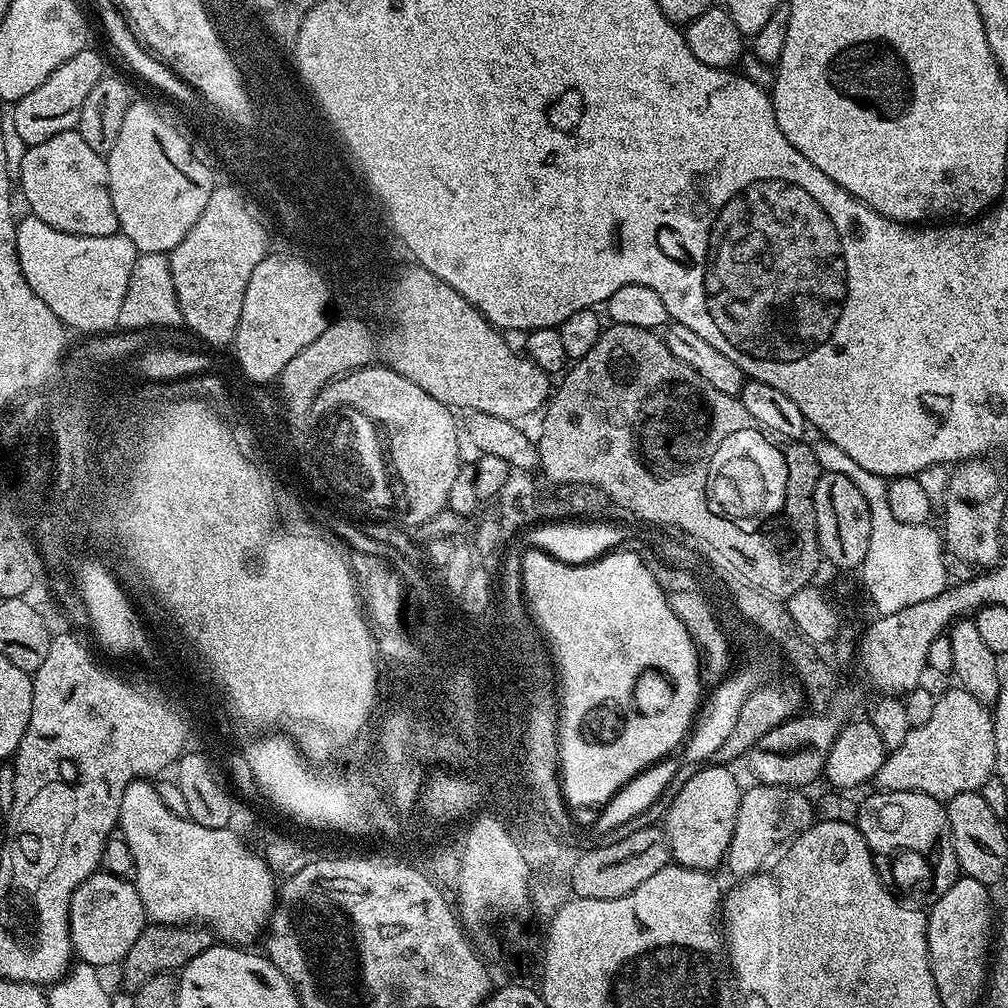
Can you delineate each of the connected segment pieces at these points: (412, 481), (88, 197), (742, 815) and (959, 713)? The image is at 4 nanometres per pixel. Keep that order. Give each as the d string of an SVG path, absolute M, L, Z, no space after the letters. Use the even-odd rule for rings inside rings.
M369 366L349 372L347 376L324 389L324 400L328 400L328 396L332 396L332 400L352 400L352 404L364 408L364 412L372 412L376 420L384 420L384 424L388 424L388 433L392 435L392 452L396 452L398 478L402 486L408 487L408 500L412 500L412 512L408 512L408 517L403 521L409 529L415 530L422 522L426 522L426 518L434 518L434 514L448 507L450 486L453 485L454 478L458 478L459 468L462 465L460 458L462 432L458 427L457 413L453 409L447 404L438 402L438 398L426 394L422 386L414 386L410 378L398 374L387 366Z
M78 130L54 134L54 138L46 138L46 142L27 145L18 169L18 188L24 191L27 211L42 218L46 226L54 226L54 230L79 236L115 236L119 233L118 214L114 214L114 202L110 198L107 159L101 153L90 150L86 138L82 138Z
M759 782L753 785L753 788L745 787L741 791L734 834L730 838L726 857L726 868L729 868L736 878L751 876L753 872L761 871L773 859L777 849L799 836L814 820L813 801L808 801L800 788Z
M952 686L949 692L936 696L934 714L930 714L927 722L915 725L906 734L906 742L902 746L891 749L885 755L882 766L876 771L874 784L877 789L886 792L921 792L930 794L930 798L946 802L954 798L954 794L978 792L986 782L986 778L994 775L996 755L994 754L994 722L989 705L983 704L974 694L970 694L959 686Z

